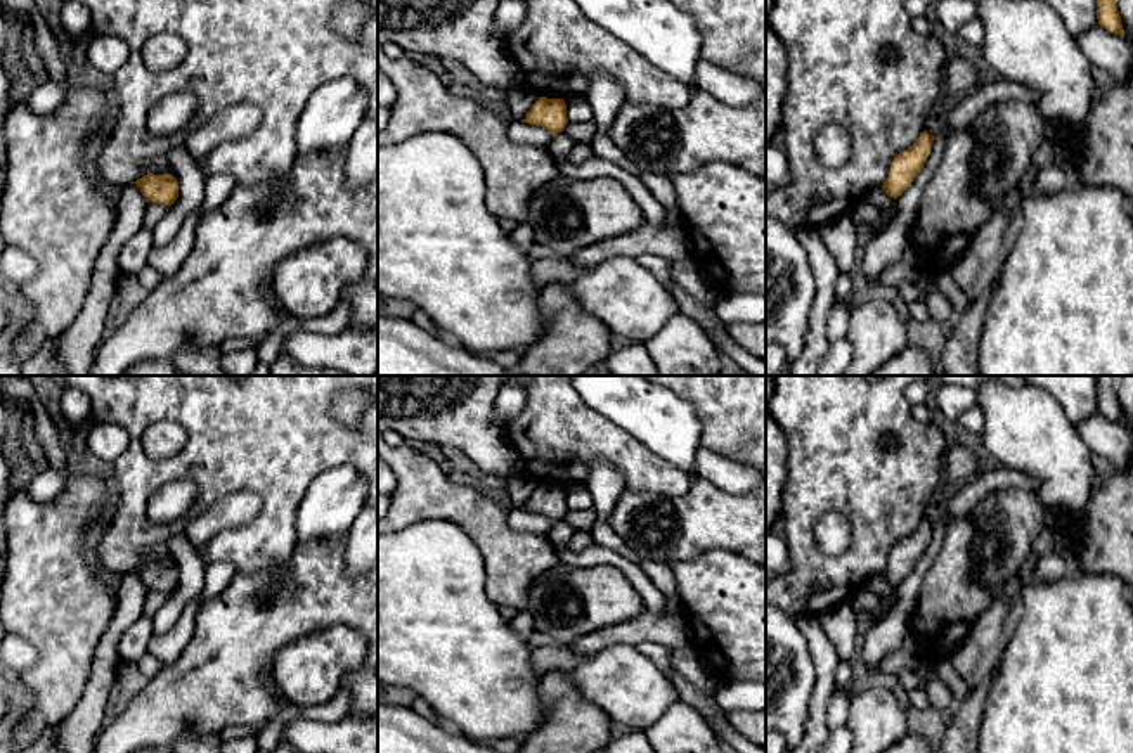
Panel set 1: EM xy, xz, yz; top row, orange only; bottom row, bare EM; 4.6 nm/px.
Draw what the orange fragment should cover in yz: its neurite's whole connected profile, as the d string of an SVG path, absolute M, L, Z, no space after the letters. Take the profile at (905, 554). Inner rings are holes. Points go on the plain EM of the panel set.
M922 519L913 533L899 540L890 550L890 561L882 576L887 583L897 587L915 568L923 556L930 538L934 525L929 519Z

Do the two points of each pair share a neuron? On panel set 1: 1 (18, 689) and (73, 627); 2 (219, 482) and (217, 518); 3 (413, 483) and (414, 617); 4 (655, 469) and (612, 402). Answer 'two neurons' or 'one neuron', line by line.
1: two neurons
2: two neurons
3: two neurons
4: two neurons

